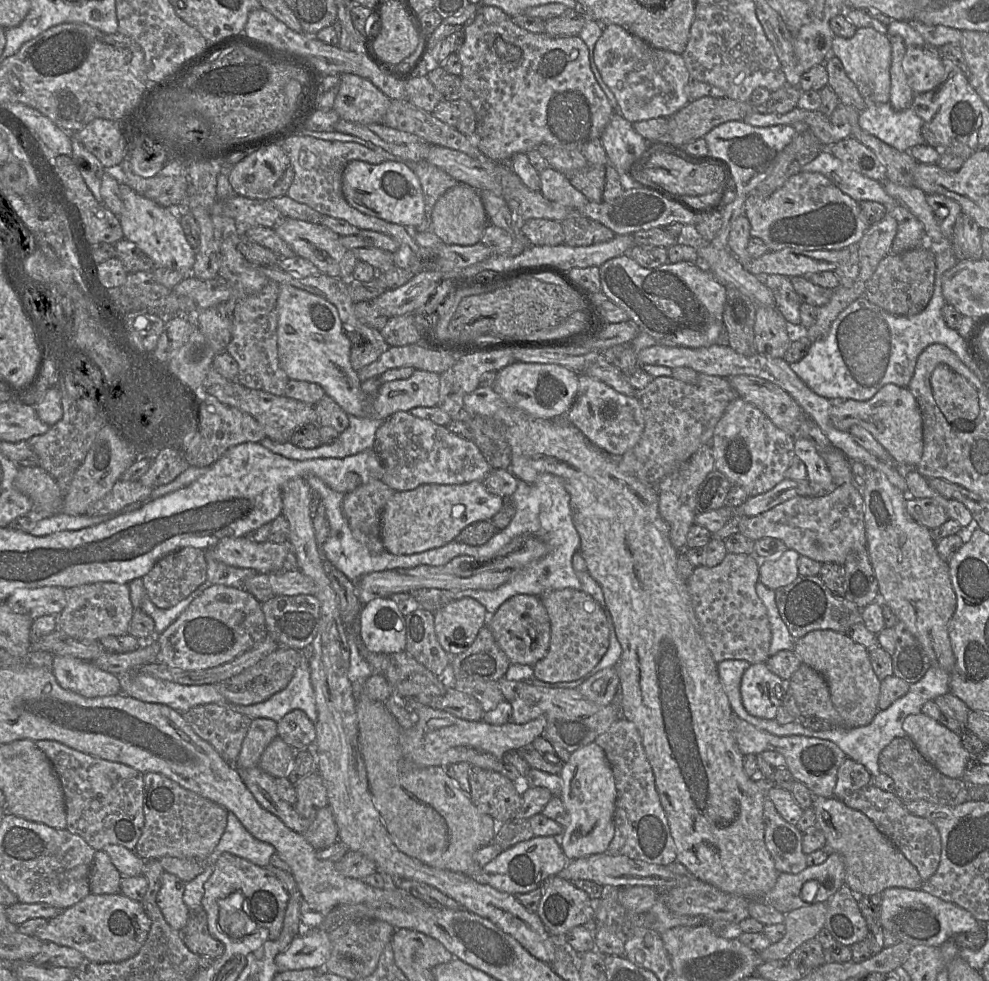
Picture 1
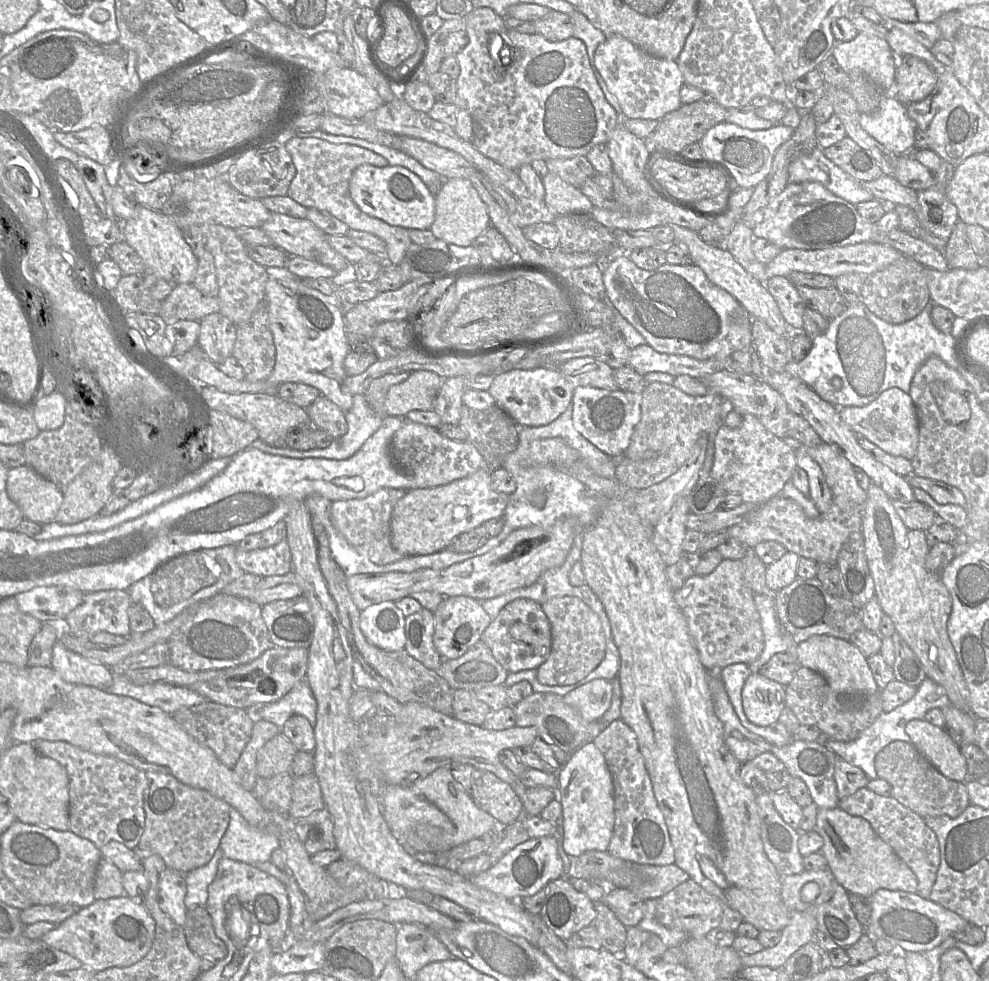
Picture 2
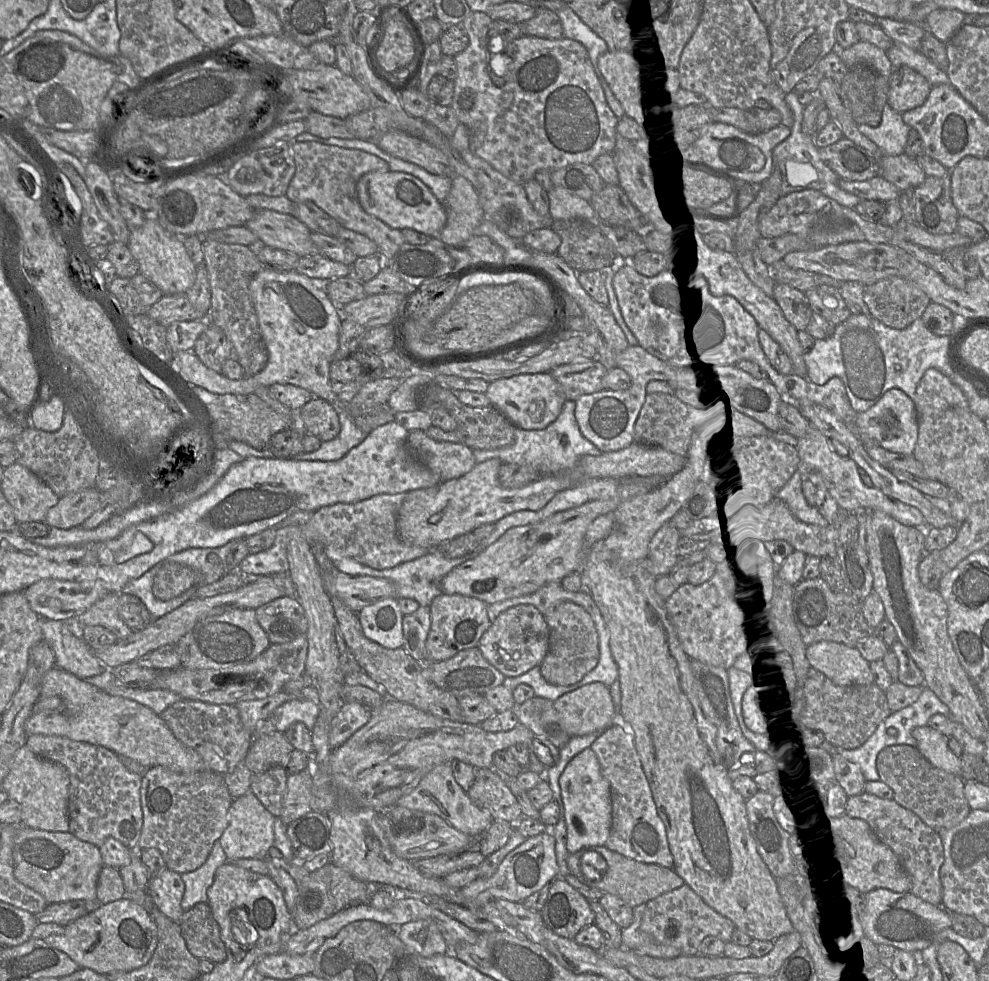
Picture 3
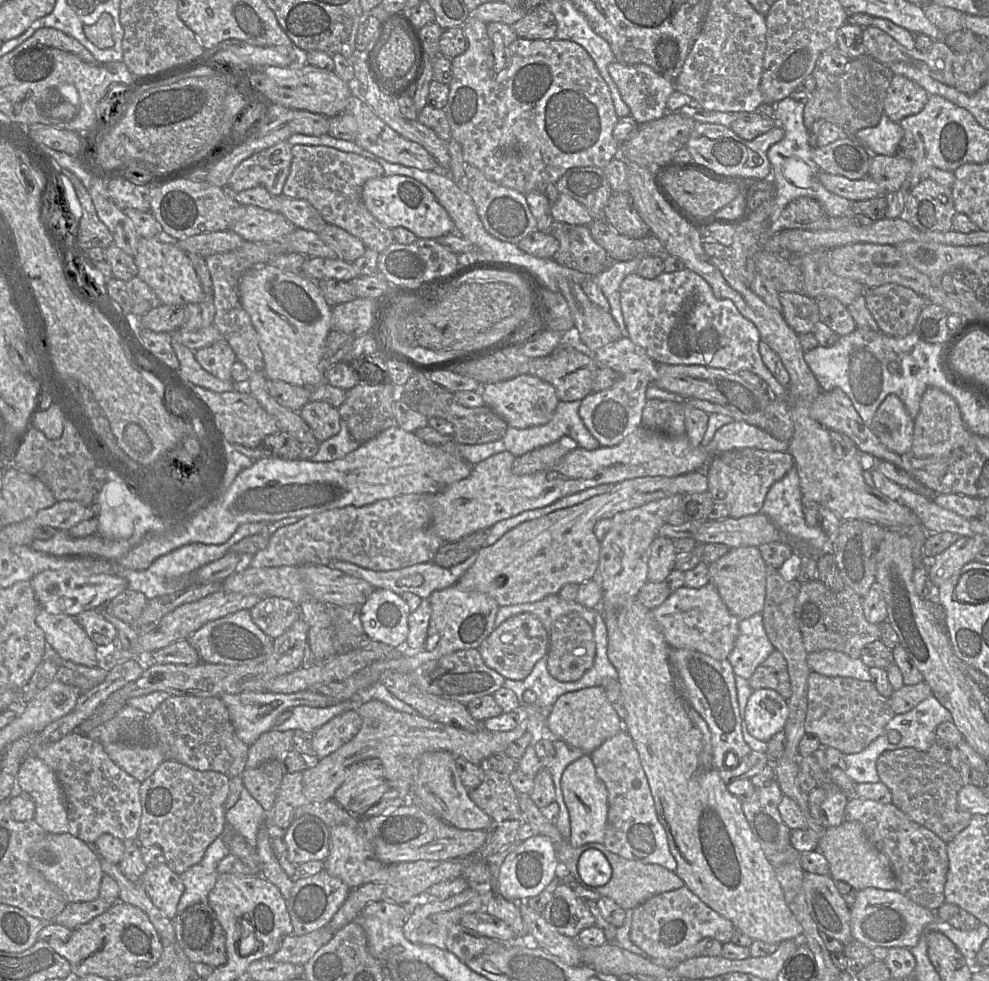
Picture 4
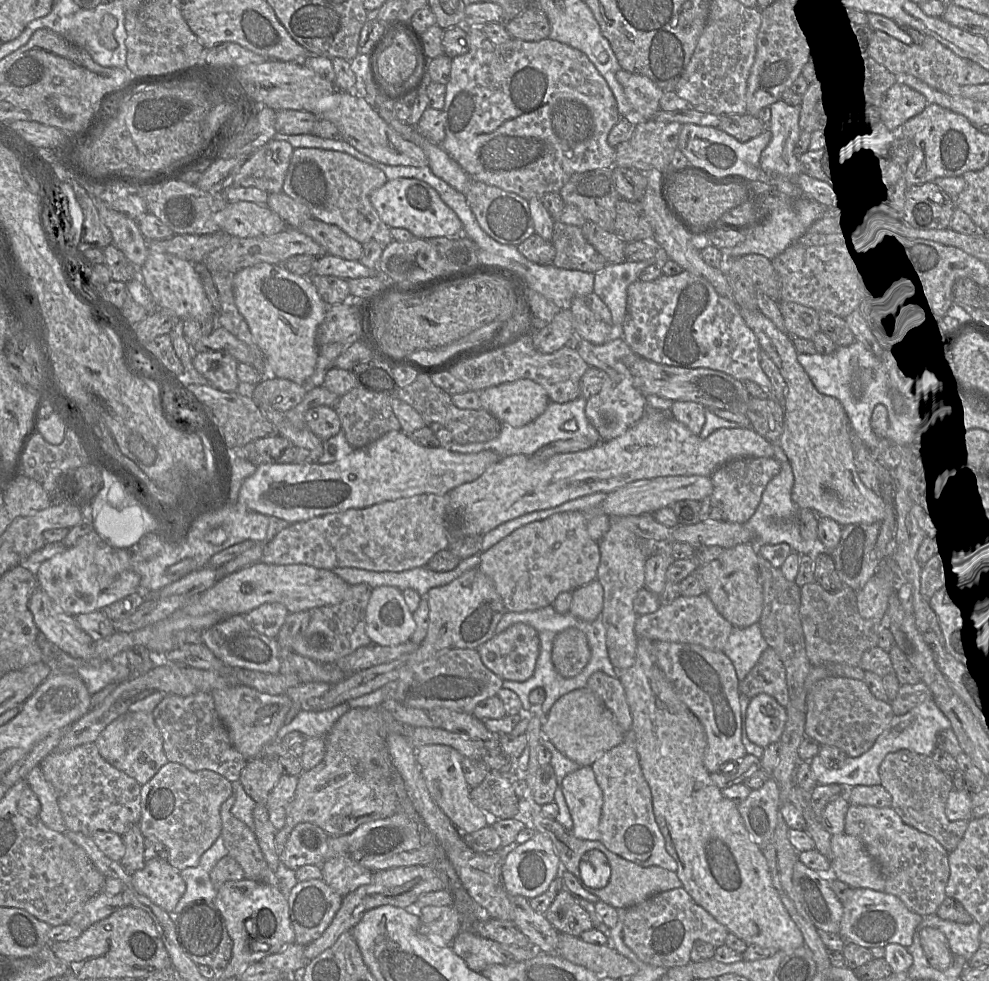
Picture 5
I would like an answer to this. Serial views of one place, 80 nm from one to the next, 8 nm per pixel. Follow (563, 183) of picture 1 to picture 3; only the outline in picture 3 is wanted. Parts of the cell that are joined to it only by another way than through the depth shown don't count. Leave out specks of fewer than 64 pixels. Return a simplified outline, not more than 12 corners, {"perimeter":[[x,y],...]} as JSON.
{"perimeter":[[563,187],[548,191],[553,220],[597,221],[591,203]]}

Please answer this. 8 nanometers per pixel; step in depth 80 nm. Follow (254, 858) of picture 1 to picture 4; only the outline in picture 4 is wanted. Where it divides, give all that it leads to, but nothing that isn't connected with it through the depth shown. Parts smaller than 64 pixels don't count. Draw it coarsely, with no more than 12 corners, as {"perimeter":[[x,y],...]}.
{"perimeter":[[246,788],[225,814],[227,827],[256,848],[268,813]]}

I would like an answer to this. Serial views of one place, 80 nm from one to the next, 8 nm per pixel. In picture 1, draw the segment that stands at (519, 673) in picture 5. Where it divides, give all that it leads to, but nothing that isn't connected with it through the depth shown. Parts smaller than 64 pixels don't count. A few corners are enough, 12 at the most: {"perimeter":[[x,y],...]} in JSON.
{"perimeter":[[518,594],[487,625],[512,664],[548,653],[549,615],[541,598]]}

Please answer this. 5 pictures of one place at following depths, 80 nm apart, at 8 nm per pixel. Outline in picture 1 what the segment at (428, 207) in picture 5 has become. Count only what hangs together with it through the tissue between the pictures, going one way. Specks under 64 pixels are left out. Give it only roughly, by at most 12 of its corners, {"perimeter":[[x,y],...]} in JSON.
{"perimeter":[[350,161],[349,205],[416,228],[420,181],[403,161]]}

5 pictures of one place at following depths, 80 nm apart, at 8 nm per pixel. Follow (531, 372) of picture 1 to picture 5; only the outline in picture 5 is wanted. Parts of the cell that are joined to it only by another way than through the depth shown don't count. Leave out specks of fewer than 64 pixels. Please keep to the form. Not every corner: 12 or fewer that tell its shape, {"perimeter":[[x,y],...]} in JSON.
{"perimeter":[[530,379],[479,392],[481,407],[502,424],[521,428],[550,399]]}

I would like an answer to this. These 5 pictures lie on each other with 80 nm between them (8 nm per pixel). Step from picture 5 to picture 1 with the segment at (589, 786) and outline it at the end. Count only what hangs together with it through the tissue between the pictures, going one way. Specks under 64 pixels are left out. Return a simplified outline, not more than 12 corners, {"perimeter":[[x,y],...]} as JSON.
{"perimeter":[[594,741],[560,777],[568,860],[607,851],[617,791]]}

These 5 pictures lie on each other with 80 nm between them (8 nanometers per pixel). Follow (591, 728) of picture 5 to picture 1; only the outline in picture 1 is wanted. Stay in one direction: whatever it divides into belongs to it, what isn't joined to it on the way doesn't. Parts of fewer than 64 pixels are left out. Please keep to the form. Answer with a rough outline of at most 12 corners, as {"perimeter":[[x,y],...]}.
{"perimeter":[[617,667],[603,669],[577,687],[588,700],[613,702],[619,690]]}

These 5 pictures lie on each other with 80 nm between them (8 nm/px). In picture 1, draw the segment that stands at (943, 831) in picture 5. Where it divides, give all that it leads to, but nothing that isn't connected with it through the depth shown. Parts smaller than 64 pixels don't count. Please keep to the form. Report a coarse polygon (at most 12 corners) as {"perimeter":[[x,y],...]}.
{"perimeter":[[907,737],[878,766],[903,802],[956,806],[968,784],[939,772]]}

